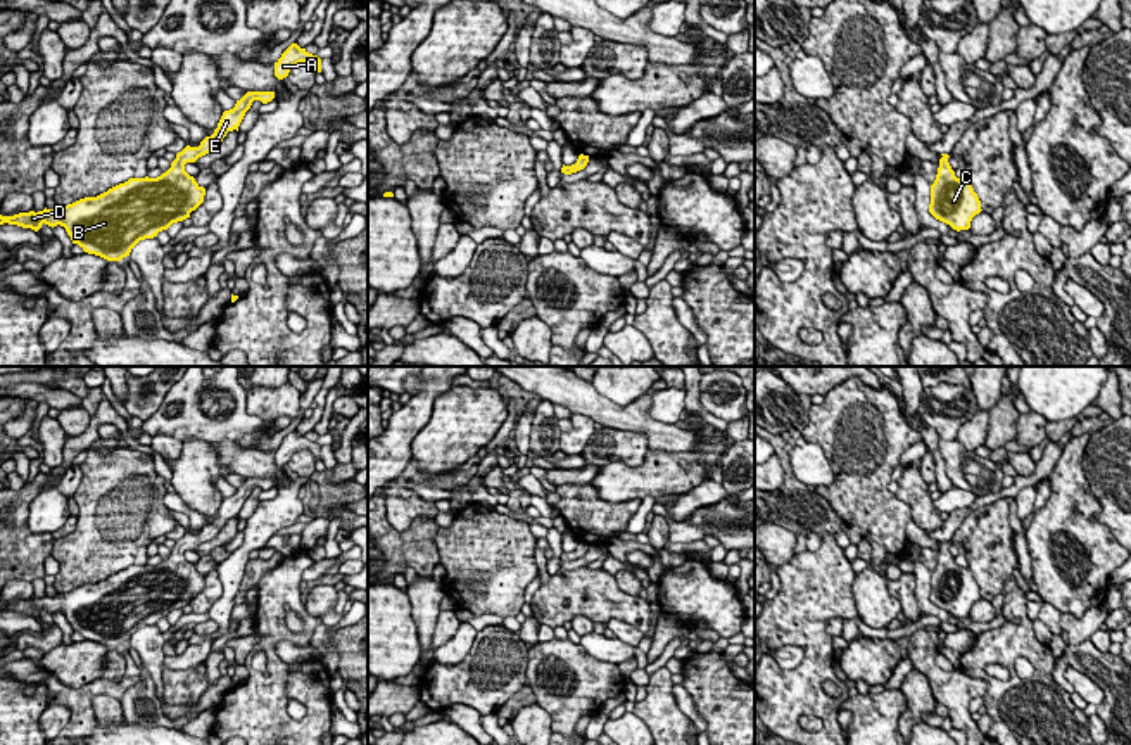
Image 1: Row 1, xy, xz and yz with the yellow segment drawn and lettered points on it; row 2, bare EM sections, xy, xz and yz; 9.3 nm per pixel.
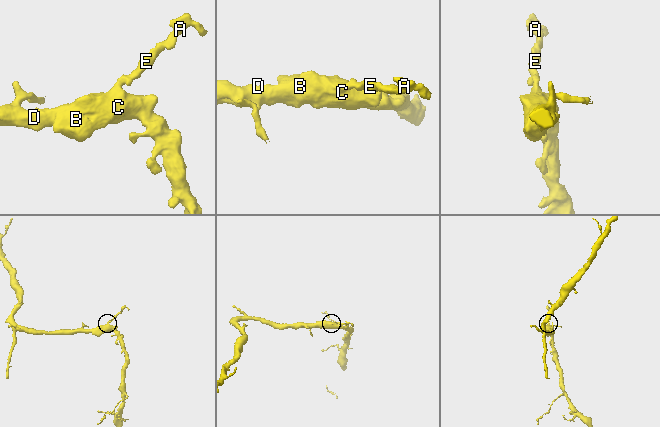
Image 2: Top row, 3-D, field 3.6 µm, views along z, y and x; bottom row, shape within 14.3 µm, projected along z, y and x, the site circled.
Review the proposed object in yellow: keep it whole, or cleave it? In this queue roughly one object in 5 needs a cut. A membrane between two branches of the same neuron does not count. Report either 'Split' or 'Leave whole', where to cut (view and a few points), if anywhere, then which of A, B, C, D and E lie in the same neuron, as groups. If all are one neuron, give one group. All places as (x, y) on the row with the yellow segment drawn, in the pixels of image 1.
Leave whole. No split. Groups: A B C D E

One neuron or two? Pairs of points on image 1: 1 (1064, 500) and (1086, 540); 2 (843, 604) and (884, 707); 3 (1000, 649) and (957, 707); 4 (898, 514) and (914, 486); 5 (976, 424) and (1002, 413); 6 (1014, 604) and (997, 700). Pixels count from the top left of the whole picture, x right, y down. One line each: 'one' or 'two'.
1: one
2: two
3: two
4: two
5: two
6: one

